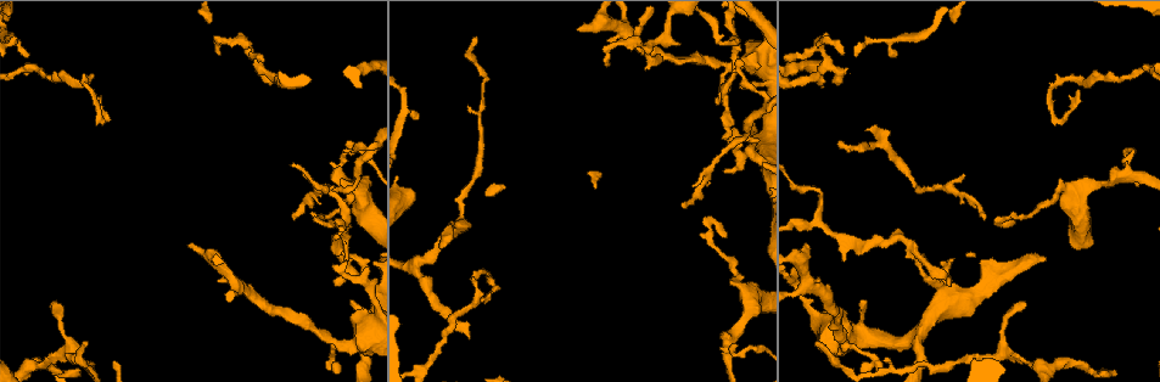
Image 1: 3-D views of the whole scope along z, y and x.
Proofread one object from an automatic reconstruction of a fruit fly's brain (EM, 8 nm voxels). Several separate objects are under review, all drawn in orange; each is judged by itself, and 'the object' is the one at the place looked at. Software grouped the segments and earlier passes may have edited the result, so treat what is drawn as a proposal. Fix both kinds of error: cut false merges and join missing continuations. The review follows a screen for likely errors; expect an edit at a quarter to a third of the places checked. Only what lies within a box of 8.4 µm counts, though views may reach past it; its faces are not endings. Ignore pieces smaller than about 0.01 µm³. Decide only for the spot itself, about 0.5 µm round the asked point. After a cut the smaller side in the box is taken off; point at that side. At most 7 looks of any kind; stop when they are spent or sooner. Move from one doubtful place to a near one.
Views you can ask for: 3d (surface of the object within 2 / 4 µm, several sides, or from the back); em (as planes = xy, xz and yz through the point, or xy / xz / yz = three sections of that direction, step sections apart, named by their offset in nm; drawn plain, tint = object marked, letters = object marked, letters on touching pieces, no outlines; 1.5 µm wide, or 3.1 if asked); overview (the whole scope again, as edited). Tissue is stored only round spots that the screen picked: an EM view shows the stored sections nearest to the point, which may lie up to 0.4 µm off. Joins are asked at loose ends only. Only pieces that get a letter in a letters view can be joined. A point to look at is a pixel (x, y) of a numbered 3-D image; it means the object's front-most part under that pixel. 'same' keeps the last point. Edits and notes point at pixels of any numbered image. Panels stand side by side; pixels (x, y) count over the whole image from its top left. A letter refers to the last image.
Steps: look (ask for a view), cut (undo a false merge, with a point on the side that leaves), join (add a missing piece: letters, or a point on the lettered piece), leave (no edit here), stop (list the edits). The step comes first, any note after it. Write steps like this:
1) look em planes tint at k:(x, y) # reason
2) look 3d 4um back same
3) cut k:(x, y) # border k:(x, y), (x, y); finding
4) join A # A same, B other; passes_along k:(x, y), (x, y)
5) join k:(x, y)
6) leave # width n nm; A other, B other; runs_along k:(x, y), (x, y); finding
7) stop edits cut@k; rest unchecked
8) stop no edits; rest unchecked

look em yz step 4 letters at 1:(476, 35) # tapers out

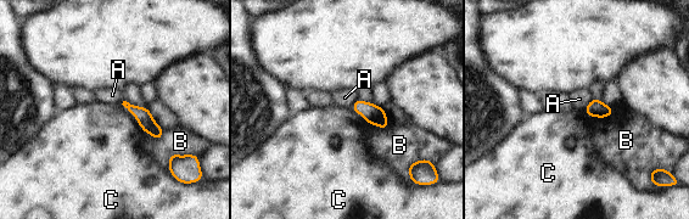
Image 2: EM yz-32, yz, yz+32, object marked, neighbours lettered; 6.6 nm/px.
leave # longest_contact C 260 nm; A other, B other, C other; border 2:(593, 97), (583, 110); none of them fits

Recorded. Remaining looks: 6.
look 3d 4um at 1:(337, 283) # free end

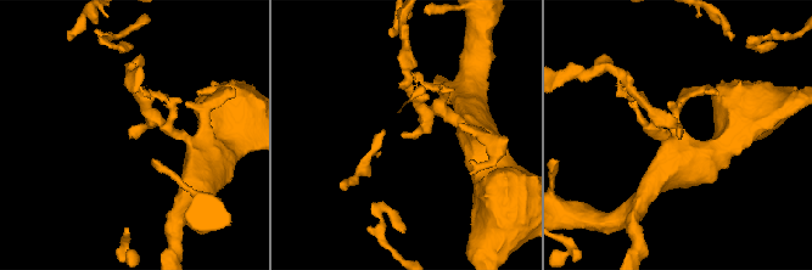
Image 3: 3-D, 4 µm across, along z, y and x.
look em planes letters at 3:(680, 136) # need the tissue

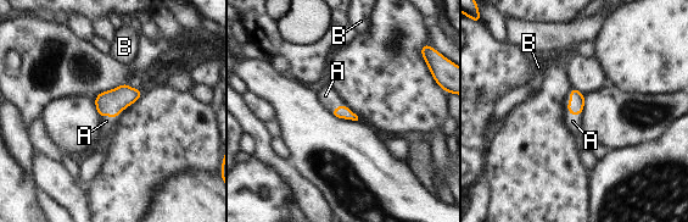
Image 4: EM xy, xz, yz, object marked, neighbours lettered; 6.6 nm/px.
join A # A same, B other; it goes on there

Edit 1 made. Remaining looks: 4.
look 3d 2um back at 1:(441, 246) # thin end

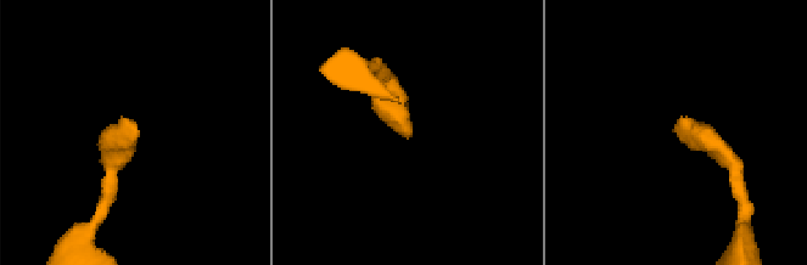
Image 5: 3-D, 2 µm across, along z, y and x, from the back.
look em yz step 4 tint at 5:(407, 137) # now the EM

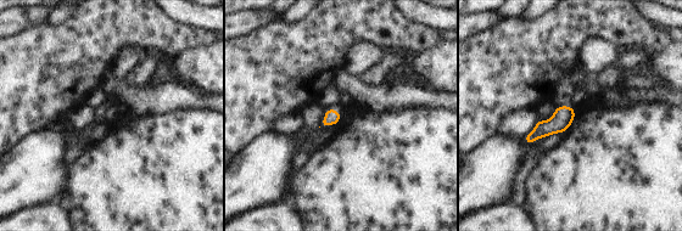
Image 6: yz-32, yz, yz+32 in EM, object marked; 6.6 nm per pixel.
look em planes letters same

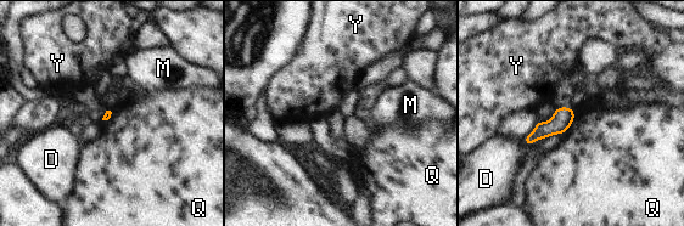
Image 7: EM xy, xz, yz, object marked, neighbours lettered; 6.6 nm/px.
leave # D other, M other, Q other, Y other; border 7:(575, 111), (575, 118), (566, 131); no lettered piece goes on from it

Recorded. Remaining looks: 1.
stop edits join@4; rest unchecked

